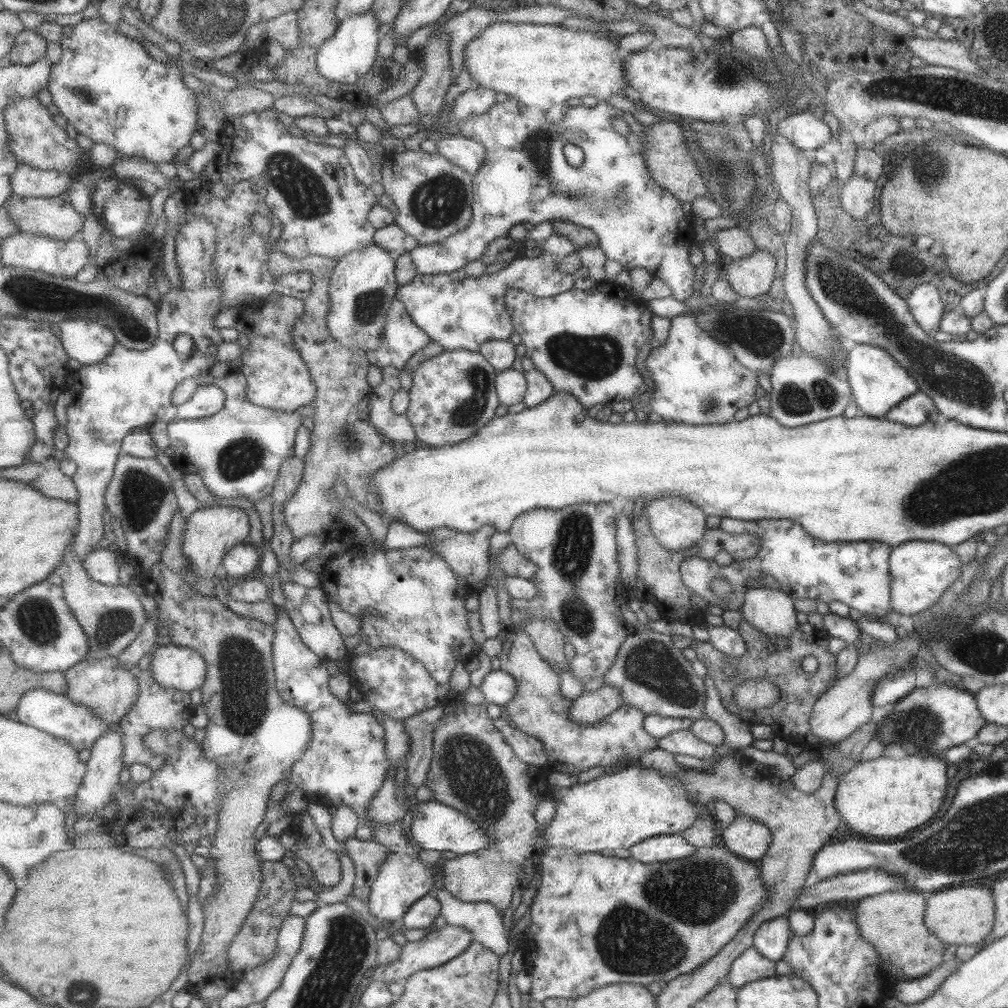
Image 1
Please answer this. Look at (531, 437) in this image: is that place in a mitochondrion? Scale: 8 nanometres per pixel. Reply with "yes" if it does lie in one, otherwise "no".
no

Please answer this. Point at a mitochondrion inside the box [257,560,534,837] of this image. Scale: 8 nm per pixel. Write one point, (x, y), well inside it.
(470, 771)

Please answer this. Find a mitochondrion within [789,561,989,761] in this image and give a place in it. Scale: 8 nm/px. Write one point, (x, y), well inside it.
(921, 722)

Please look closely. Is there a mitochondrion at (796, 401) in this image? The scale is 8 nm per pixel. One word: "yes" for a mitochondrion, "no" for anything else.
yes

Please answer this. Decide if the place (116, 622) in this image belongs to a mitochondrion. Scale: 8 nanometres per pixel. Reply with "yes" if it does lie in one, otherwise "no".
yes

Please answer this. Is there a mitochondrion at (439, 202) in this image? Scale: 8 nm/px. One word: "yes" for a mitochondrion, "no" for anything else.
yes

